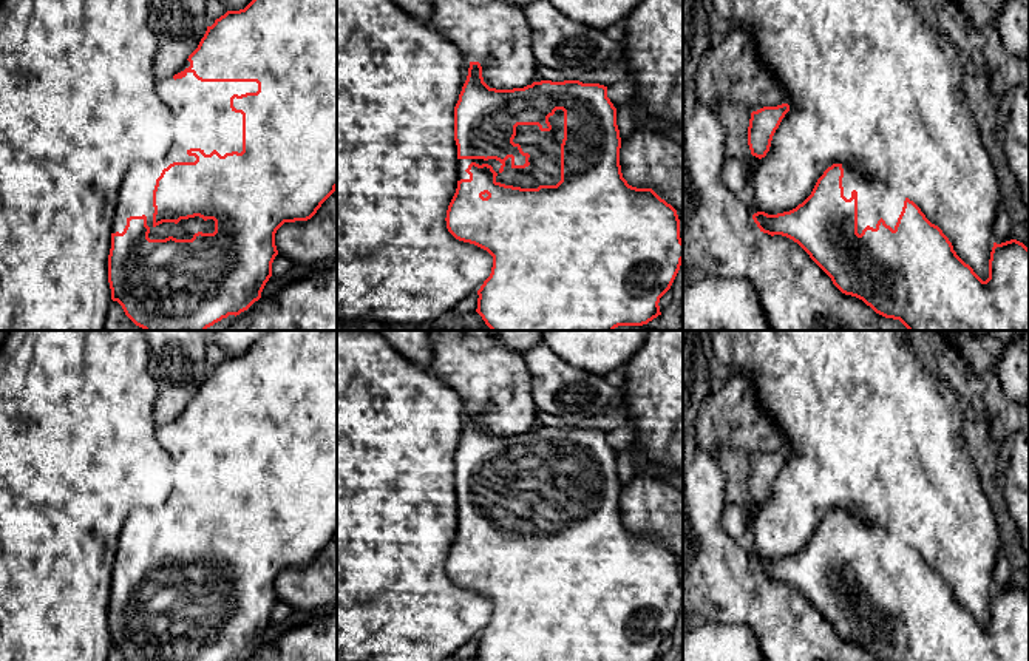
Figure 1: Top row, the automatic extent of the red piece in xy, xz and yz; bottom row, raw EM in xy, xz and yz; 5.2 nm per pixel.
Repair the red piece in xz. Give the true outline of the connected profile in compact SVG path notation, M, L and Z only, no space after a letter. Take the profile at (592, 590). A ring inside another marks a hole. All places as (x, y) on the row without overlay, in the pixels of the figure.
M470 408L467 426L454 453L454 486L457 534L447 556L447 575L456 585L474 590L493 602L491 619L477 636L479 661L661 661L660 644L671 635L683 607L680 565L677 556L652 534L632 533L623 524L616 454L607 443L607 432L579 426L541 426L524 434L496 436L484 428L481 409Z

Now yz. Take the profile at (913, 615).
M833 510L817 525L811 541L799 550L796 554L777 561L768 561L757 558L752 561L754 568L760 578L771 582L782 581L797 588L810 604L831 624L833 630L845 641L856 642L870 652L879 661L1029 661L1029 595L1017 587L1010 585L1001 590L993 588L989 605L989 624L983 627L973 615L966 610L953 596L952 588L942 579L942 576L932 570L921 554L904 542L901 536L891 534L882 525L874 520L864 520L859 514L847 510Z

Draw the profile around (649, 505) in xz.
M637 474L620 494L623 524L637 534L652 534L683 564L683 493L671 480Z

